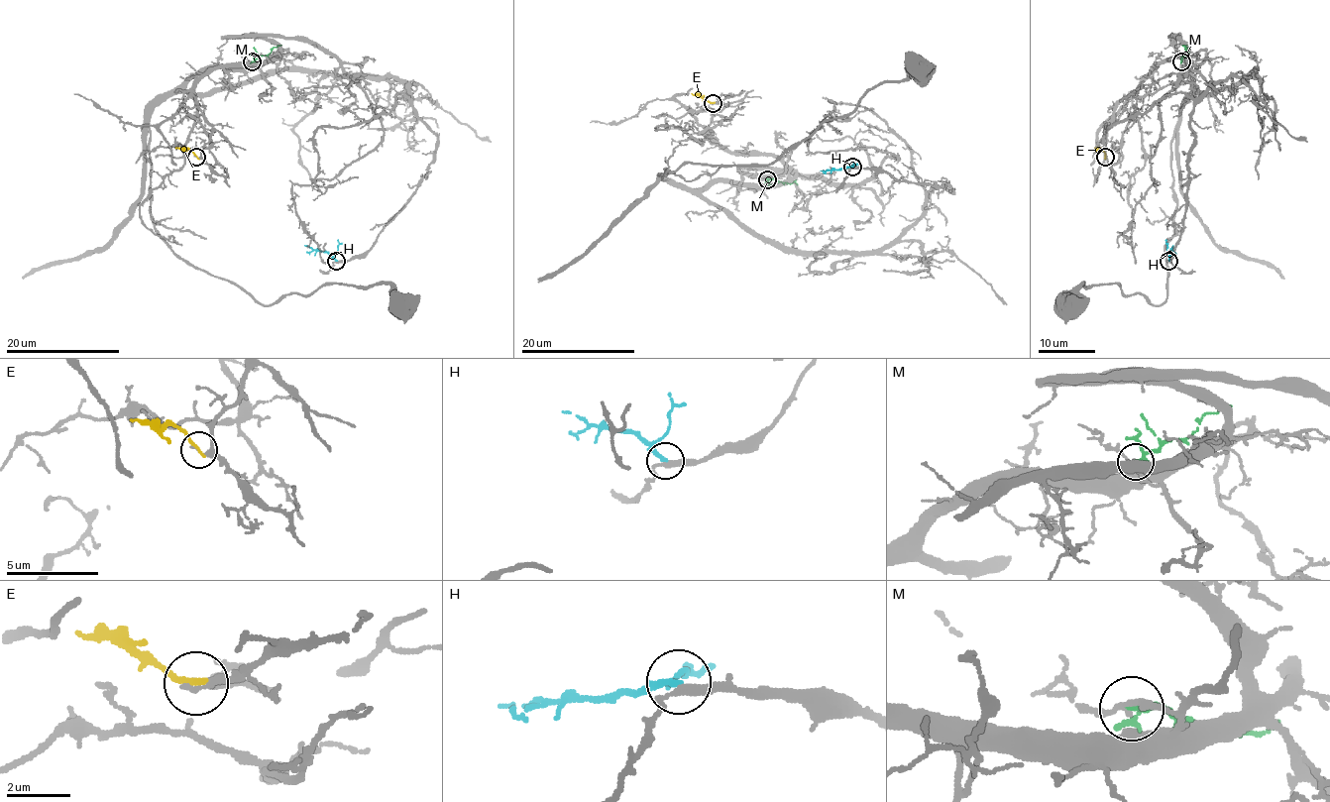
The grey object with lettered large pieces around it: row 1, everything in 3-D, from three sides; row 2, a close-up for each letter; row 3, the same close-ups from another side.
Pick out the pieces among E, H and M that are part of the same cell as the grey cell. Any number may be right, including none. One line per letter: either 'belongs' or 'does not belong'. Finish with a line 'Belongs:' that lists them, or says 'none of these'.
E: does not belong
H: belongs
M: does not belong
Belongs: H

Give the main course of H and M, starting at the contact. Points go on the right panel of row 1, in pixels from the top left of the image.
H: (1168, 261), (1172, 245)
M: (1181, 62), (1186, 45)

